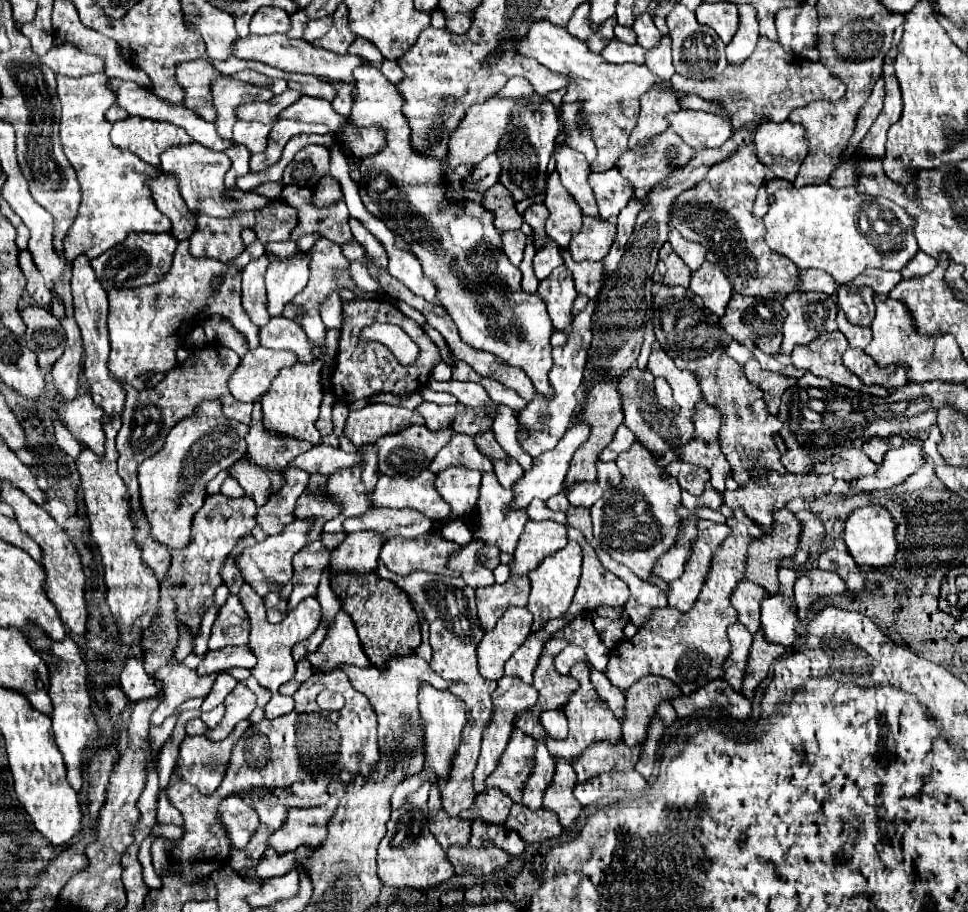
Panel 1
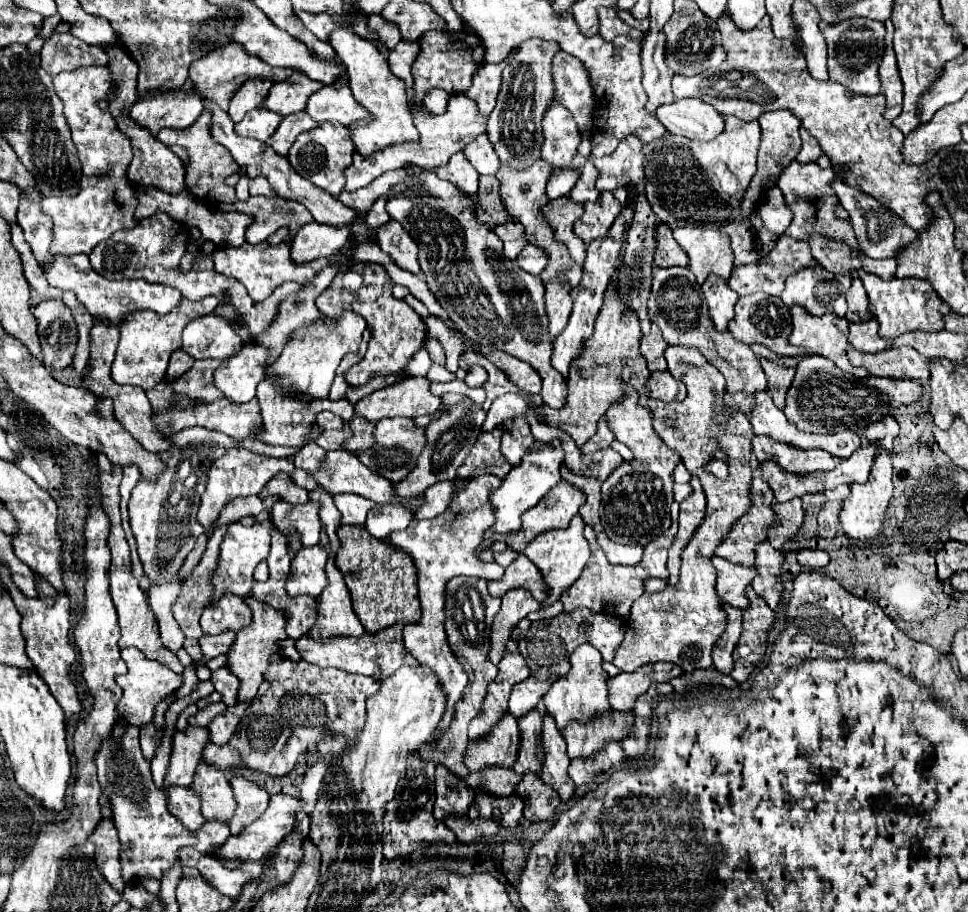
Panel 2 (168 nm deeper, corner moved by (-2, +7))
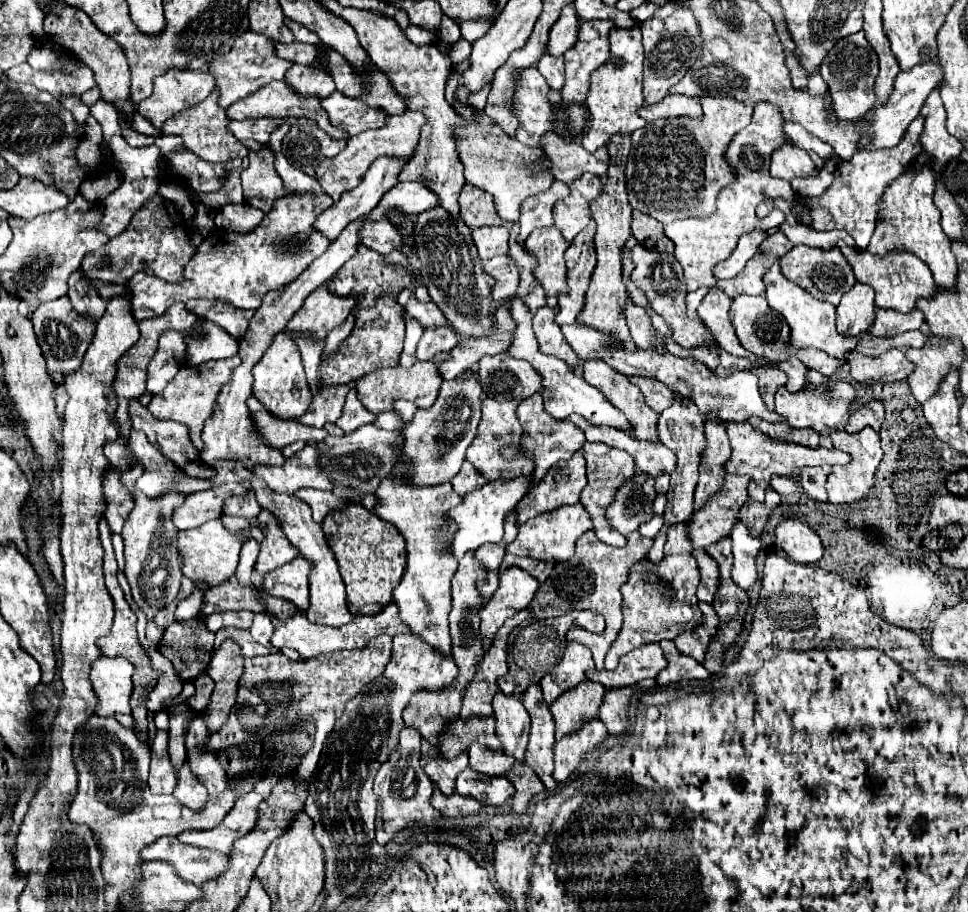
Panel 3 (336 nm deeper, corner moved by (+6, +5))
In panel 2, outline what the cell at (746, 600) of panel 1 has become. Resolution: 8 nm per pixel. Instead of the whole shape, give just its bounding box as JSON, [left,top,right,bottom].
[712,556,756,608]

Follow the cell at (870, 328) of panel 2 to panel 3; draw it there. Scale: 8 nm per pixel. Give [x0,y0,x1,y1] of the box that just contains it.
[868,308,924,338]

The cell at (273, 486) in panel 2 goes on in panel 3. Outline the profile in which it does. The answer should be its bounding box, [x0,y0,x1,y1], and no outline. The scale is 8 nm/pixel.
[250,478,354,626]

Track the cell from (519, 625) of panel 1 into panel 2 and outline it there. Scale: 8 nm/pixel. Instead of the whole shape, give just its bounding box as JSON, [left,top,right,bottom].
[490,588,542,664]

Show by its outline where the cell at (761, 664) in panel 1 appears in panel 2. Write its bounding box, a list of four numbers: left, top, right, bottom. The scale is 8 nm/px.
[730,584,774,682]

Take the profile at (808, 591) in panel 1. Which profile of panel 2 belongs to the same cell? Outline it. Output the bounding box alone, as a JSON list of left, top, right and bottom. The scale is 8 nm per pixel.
[798,548,830,570]

